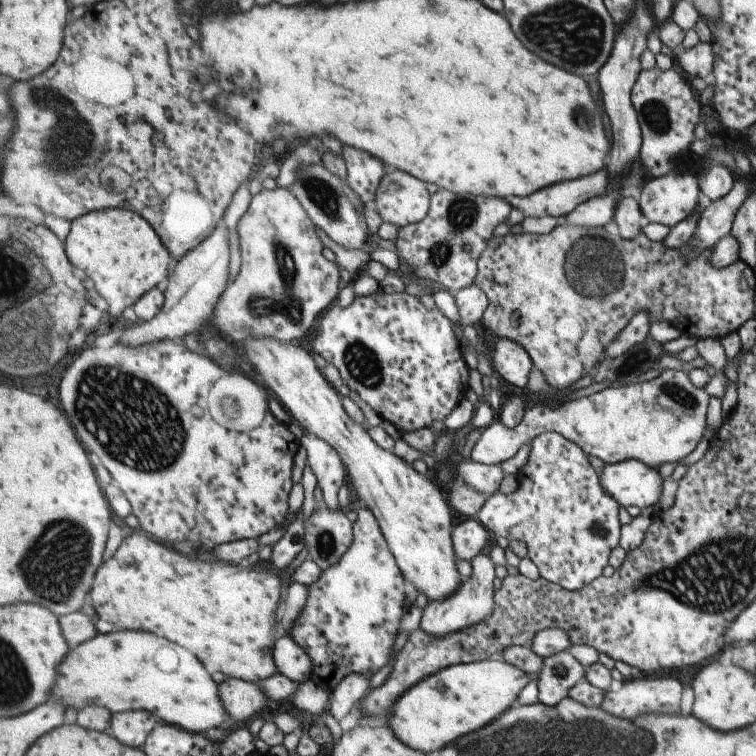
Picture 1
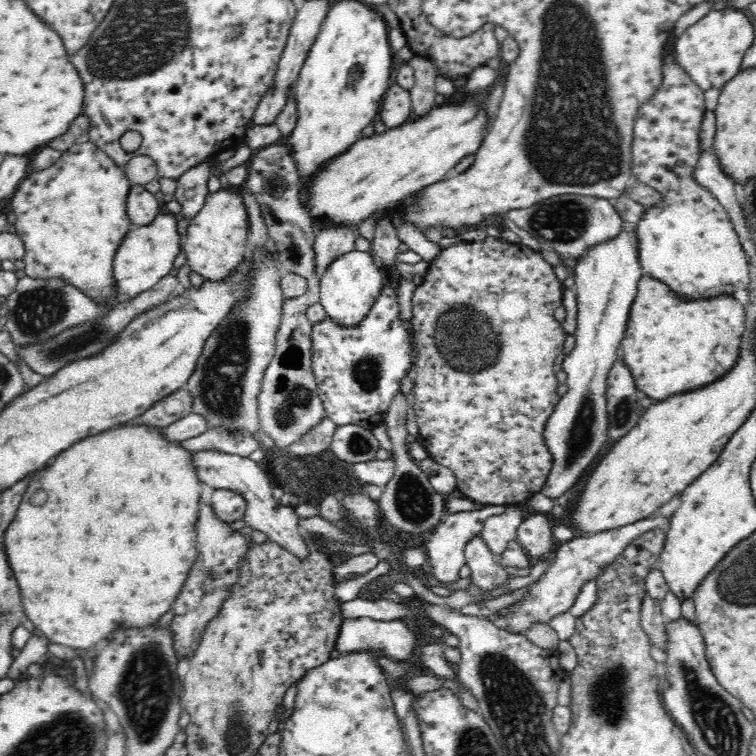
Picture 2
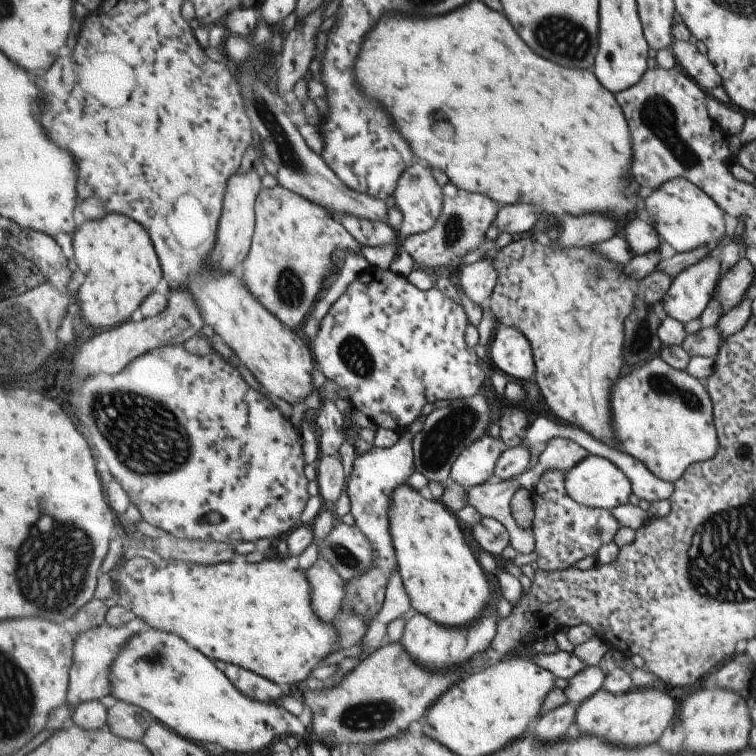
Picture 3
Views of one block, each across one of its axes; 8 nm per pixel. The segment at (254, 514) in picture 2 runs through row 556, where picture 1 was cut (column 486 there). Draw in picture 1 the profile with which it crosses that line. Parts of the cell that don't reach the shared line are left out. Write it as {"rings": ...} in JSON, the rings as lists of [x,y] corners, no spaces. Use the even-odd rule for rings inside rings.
{"rings":[[[477,285],[466,286],[456,294],[456,303],[462,327],[471,325],[473,328],[482,326],[484,312],[490,300]]]}

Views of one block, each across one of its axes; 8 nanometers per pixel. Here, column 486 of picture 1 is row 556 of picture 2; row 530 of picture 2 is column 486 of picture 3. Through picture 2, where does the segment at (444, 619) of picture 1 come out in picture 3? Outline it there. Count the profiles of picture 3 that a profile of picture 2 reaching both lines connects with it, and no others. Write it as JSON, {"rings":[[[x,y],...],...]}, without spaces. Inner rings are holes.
{"rings":[[[493,603],[486,608],[486,613],[482,617],[462,627],[448,627],[439,624],[431,620],[431,617],[418,612],[406,621],[401,641],[418,663],[434,671],[448,671],[460,667],[472,659],[472,656],[480,655],[483,651],[490,649],[498,631],[500,617],[498,608]]]}

